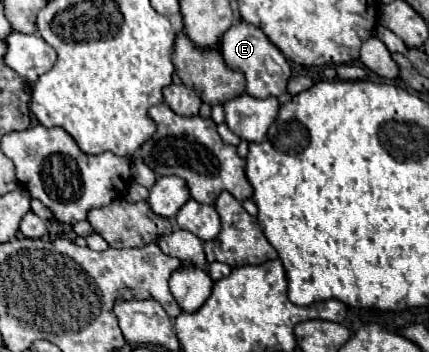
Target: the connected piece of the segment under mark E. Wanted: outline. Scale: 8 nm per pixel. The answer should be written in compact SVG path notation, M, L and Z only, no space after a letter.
M243 20L233 24L225 32L225 36L221 40L221 56L223 56L225 64L227 64L227 68L237 70L237 72L241 72L245 76L245 80L247 80L247 94L249 96L255 96L255 98L263 100L263 98L269 98L269 96L279 98L279 96L283 96L287 92L287 80L291 76L289 62L279 52L279 48L275 48L267 40L267 36L259 28L247 24Z

